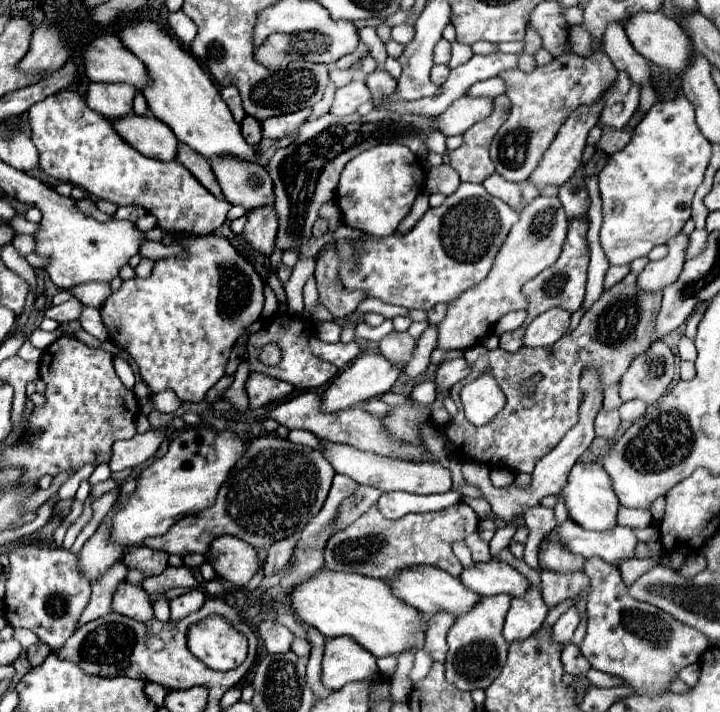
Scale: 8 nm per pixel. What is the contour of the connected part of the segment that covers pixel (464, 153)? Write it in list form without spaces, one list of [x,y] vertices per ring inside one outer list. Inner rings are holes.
[[[507,95],[495,97],[493,113],[487,119],[469,127],[463,133],[463,145],[455,151],[449,151],[449,161],[451,161],[449,165],[459,173],[461,181],[481,183],[495,171],[495,167],[489,159],[489,145],[491,145],[491,139],[495,137],[497,129],[507,119],[509,107],[511,107],[511,103],[507,99]]]

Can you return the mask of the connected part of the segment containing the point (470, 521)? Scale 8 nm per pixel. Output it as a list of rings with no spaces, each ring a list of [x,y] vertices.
[[[463,501],[451,505],[443,511],[419,513],[419,515],[411,513],[397,521],[385,519],[377,507],[371,507],[355,523],[351,523],[347,529],[335,533],[327,541],[325,567],[331,571],[351,571],[351,573],[379,577],[379,567],[383,567],[383,565],[385,567],[397,567],[397,563],[401,567],[433,565],[433,567],[449,571],[453,577],[459,577],[463,565],[453,555],[451,543],[471,535],[475,531],[475,525],[477,525],[477,515]]]

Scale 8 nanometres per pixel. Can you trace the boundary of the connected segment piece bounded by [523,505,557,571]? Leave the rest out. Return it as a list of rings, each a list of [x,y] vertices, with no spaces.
[[[541,505],[529,509],[525,515],[525,525],[529,529],[529,537],[525,541],[525,557],[523,561],[535,569],[535,571],[541,571],[539,567],[539,561],[537,561],[537,547],[544,538],[544,535],[551,532],[556,526],[556,519],[553,509],[545,509]]]

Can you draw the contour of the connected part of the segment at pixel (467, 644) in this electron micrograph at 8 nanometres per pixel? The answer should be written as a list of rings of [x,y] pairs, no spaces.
[[[495,595],[495,597],[481,597],[477,605],[457,617],[455,625],[451,627],[447,635],[447,661],[445,661],[445,677],[449,683],[453,683],[461,691],[473,691],[473,689],[485,689],[489,687],[499,671],[505,665],[509,643],[503,639],[503,621],[511,603],[511,595]]]

